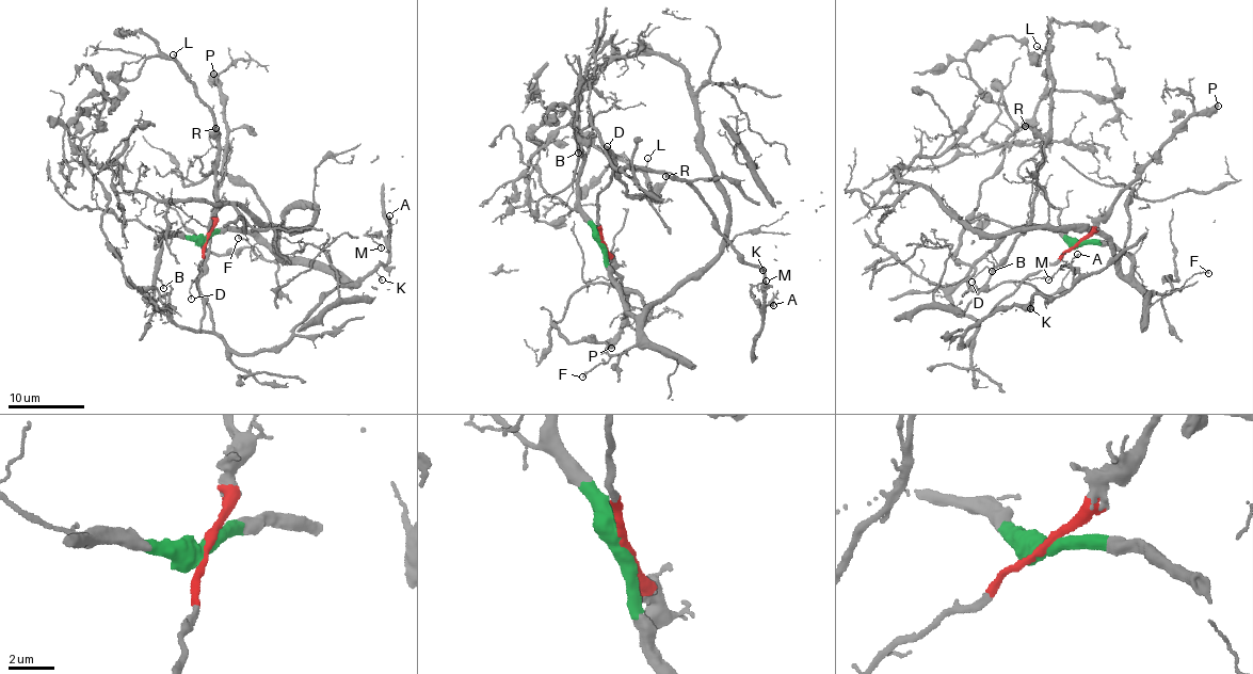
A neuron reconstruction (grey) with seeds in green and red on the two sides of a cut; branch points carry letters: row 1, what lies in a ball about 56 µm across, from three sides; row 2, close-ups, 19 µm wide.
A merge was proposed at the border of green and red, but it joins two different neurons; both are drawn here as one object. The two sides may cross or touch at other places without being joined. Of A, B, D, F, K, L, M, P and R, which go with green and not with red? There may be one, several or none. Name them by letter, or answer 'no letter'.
B, F

